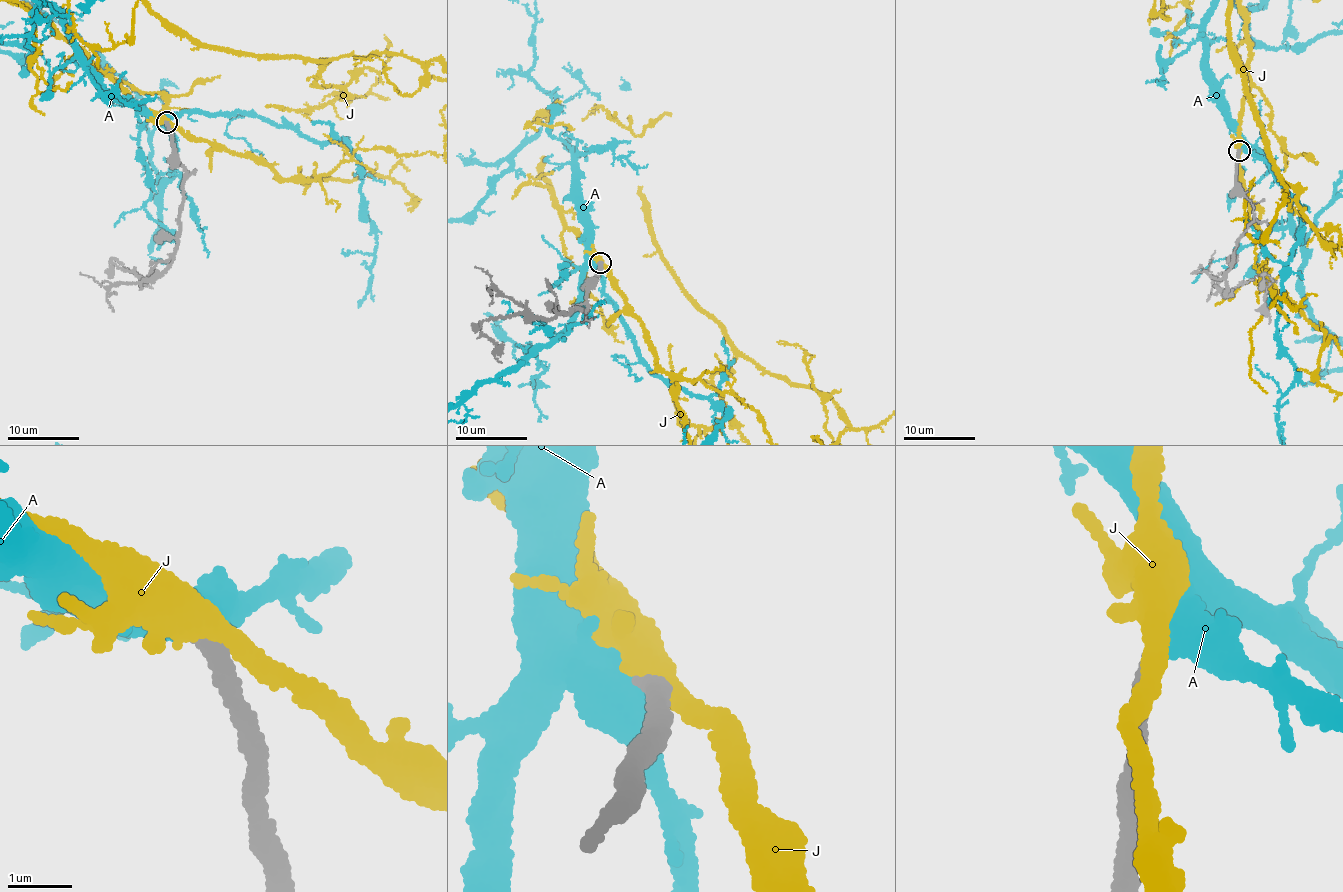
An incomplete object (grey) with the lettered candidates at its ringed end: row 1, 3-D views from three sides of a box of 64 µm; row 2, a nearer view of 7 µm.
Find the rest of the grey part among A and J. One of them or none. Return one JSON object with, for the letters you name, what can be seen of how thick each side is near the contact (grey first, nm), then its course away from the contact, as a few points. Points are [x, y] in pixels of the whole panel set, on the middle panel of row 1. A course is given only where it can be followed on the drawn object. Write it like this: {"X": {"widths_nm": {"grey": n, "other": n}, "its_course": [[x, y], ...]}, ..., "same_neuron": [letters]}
{"A": {"widths_nm": {"grey": 280, "other": 400}}, "same_neuron": ["A"]}

